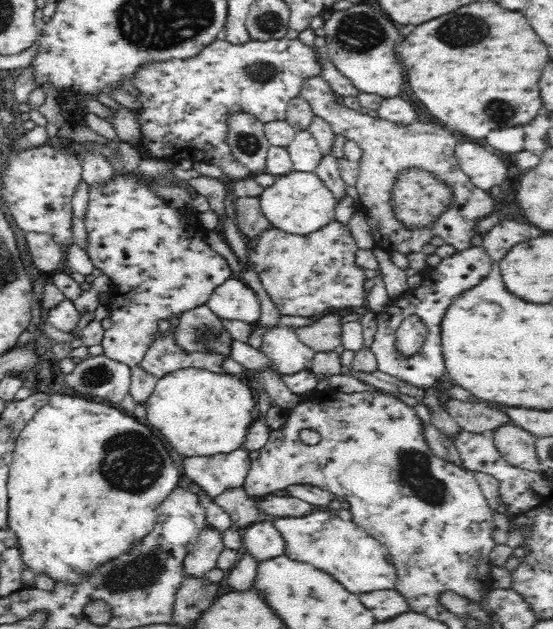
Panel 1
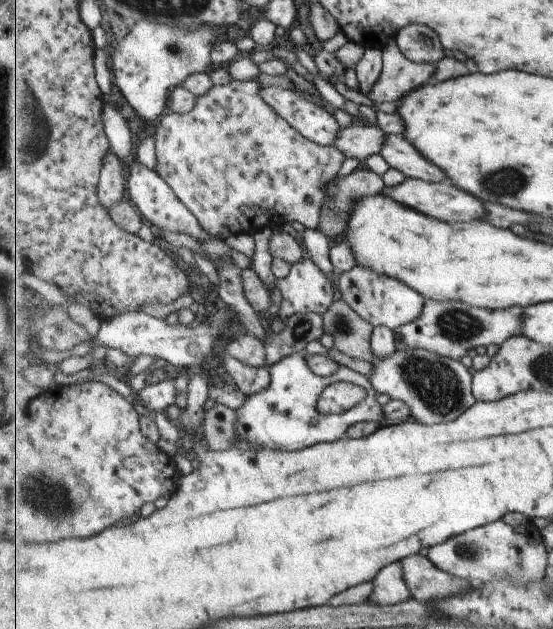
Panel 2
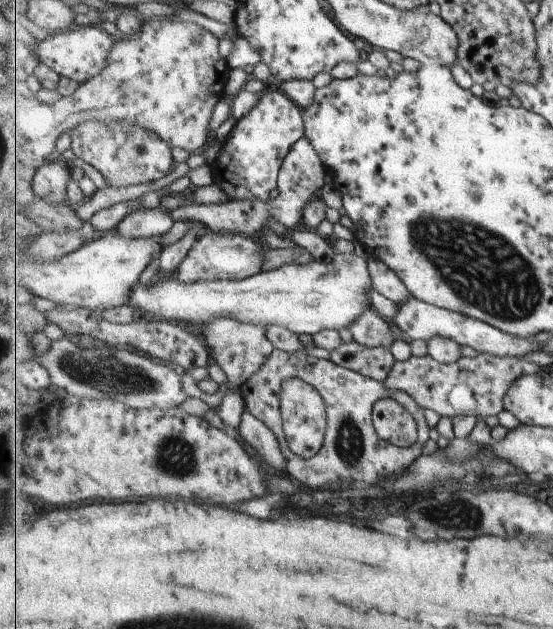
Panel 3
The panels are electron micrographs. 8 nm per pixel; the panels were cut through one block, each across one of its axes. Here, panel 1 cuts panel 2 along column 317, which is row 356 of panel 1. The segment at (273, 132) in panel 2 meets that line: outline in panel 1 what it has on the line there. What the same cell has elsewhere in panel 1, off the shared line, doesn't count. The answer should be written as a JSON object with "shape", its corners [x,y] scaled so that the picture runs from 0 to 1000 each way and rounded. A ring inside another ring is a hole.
{"shape":[[[311,521],[316,531],[306,525],[288,528],[280,533],[280,541],[266,555],[259,572],[250,583],[264,587],[271,596],[284,604],[297,601],[309,591],[335,585],[360,585],[389,591],[389,595],[409,595],[401,585],[401,576],[409,576],[407,563],[380,560],[336,560],[318,545],[320,521]]]}

